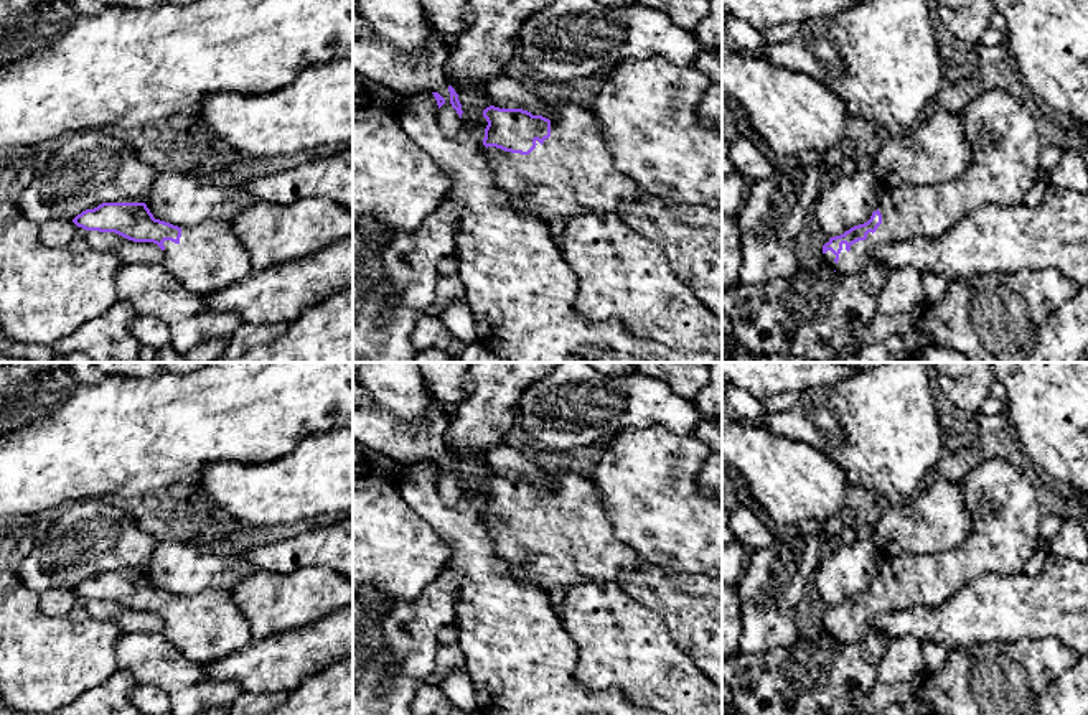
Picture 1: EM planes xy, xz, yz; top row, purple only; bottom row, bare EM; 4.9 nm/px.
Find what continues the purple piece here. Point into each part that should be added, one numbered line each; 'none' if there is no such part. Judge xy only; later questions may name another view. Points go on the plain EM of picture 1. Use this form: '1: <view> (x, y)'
1: xy (210, 625)

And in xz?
1: xz (572, 541)

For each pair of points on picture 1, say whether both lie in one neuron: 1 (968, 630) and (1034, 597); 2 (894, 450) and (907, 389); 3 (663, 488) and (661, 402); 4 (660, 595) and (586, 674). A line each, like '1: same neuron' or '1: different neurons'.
1: same neuron
2: same neuron
3: different neurons
4: different neurons

